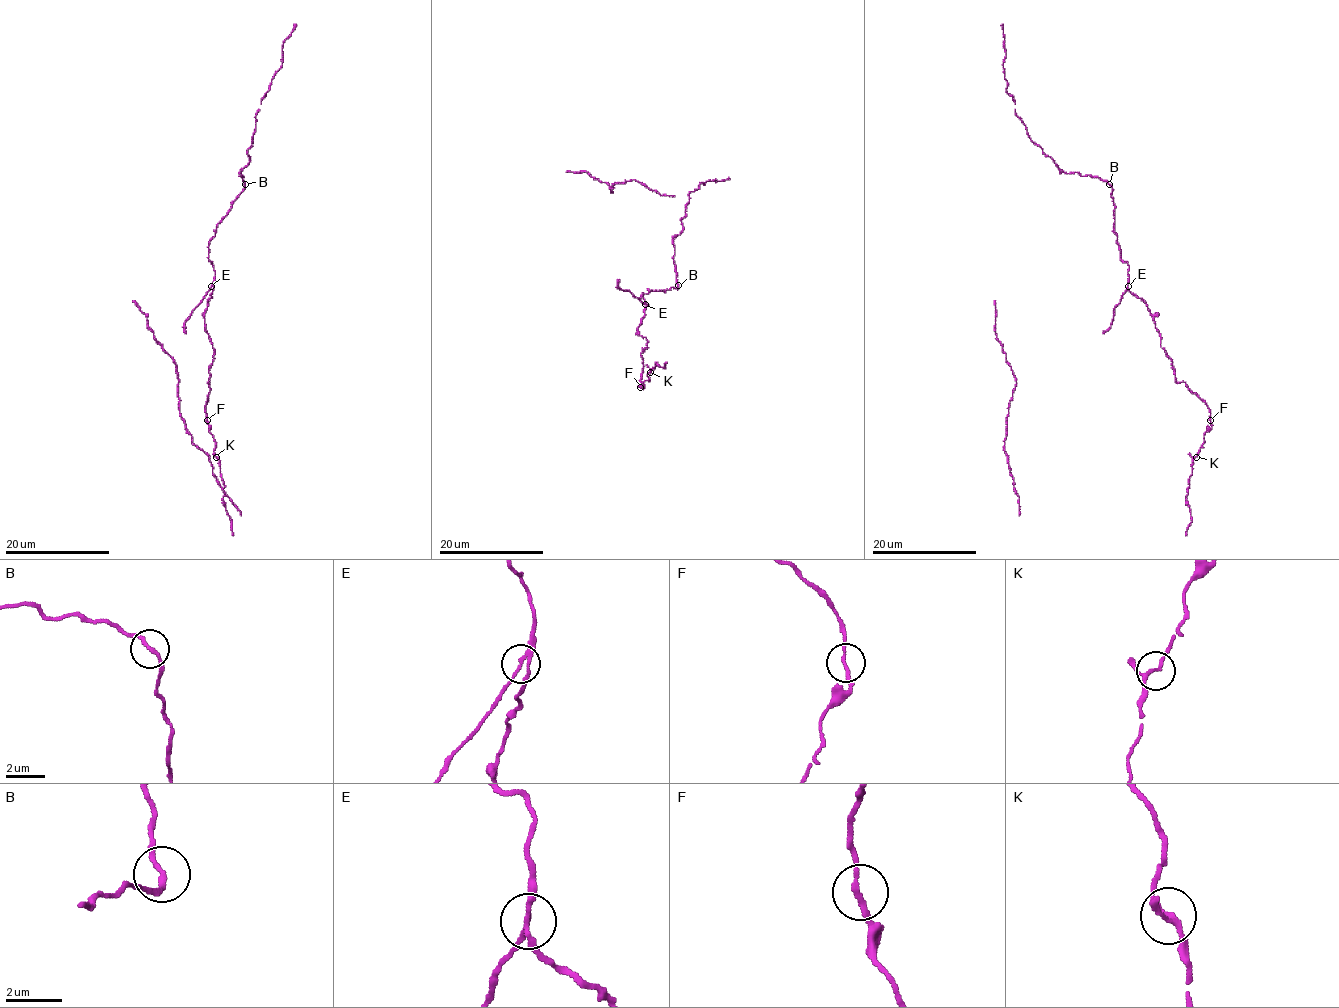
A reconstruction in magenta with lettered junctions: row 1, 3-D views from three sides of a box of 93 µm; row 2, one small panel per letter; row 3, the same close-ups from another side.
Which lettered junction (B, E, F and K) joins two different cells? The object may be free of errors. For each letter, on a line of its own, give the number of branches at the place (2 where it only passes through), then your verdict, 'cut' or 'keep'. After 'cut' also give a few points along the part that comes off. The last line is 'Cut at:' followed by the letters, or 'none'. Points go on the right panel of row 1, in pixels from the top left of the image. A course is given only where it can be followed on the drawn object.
B: branches 2; keep
E: branches 3; cut; course (1128, 286), (1103, 333)
F: branches 2; keep
K: branches 3; keep
Cut at: E

